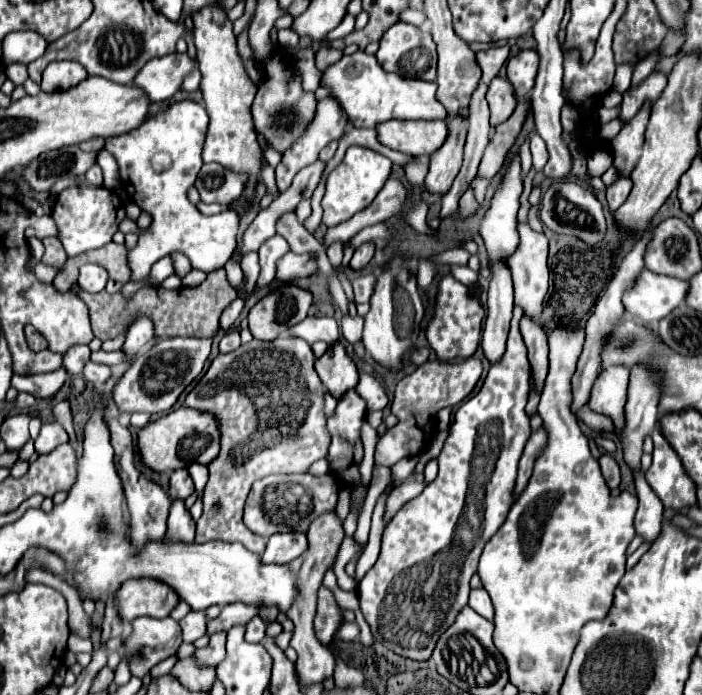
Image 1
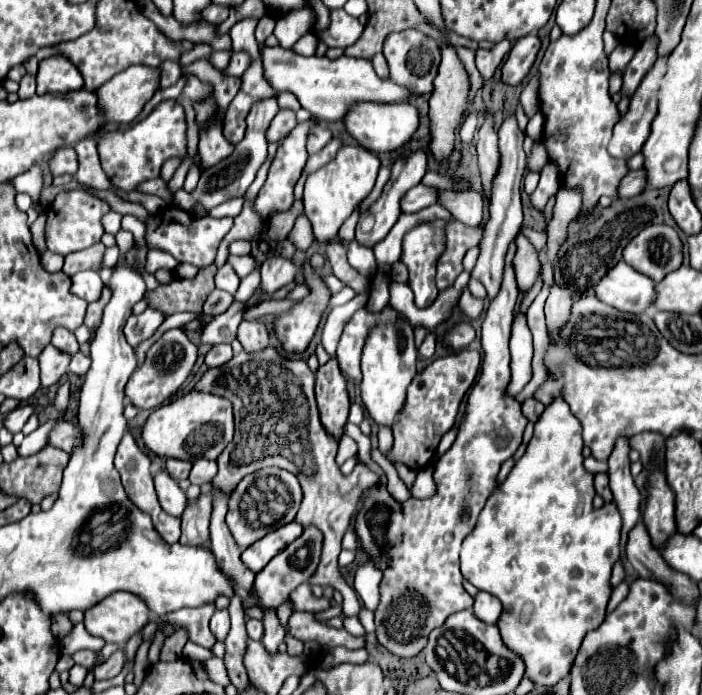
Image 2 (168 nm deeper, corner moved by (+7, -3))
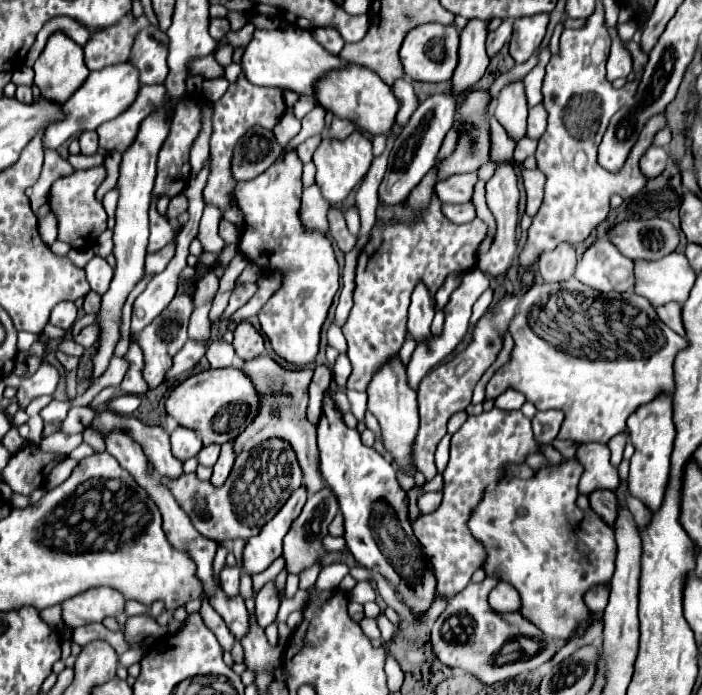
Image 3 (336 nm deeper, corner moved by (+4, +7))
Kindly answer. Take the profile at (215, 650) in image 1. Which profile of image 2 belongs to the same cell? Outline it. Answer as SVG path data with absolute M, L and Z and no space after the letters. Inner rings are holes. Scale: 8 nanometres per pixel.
M226 610L214 612L214 616L210 620L210 630L212 630L212 634L216 636L218 642L224 642L226 634L230 630L230 618L228 618L228 612Z

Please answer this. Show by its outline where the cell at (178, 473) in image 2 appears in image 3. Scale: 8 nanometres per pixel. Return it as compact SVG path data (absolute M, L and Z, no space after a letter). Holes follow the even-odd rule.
M177 426L171 432L171 450L173 450L173 456L179 458L181 462L199 454L201 448L203 448L203 442L199 440L195 430L185 428L185 426Z

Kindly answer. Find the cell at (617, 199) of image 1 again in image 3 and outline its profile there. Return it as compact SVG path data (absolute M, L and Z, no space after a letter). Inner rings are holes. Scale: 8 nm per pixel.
M651 146L645 152L643 160L641 160L641 168L643 168L643 172L647 172L647 176L655 178L655 176L659 176L665 170L667 162L669 162L669 152L665 148Z

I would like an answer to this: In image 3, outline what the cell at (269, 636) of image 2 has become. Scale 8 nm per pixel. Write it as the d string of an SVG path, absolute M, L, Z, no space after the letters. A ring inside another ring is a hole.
M229 440L227 444L221 446L221 454L217 464L213 466L213 476L211 482L213 484L223 484L223 480L227 480L231 468L233 468L233 460L235 460L235 452L233 452L233 440Z

